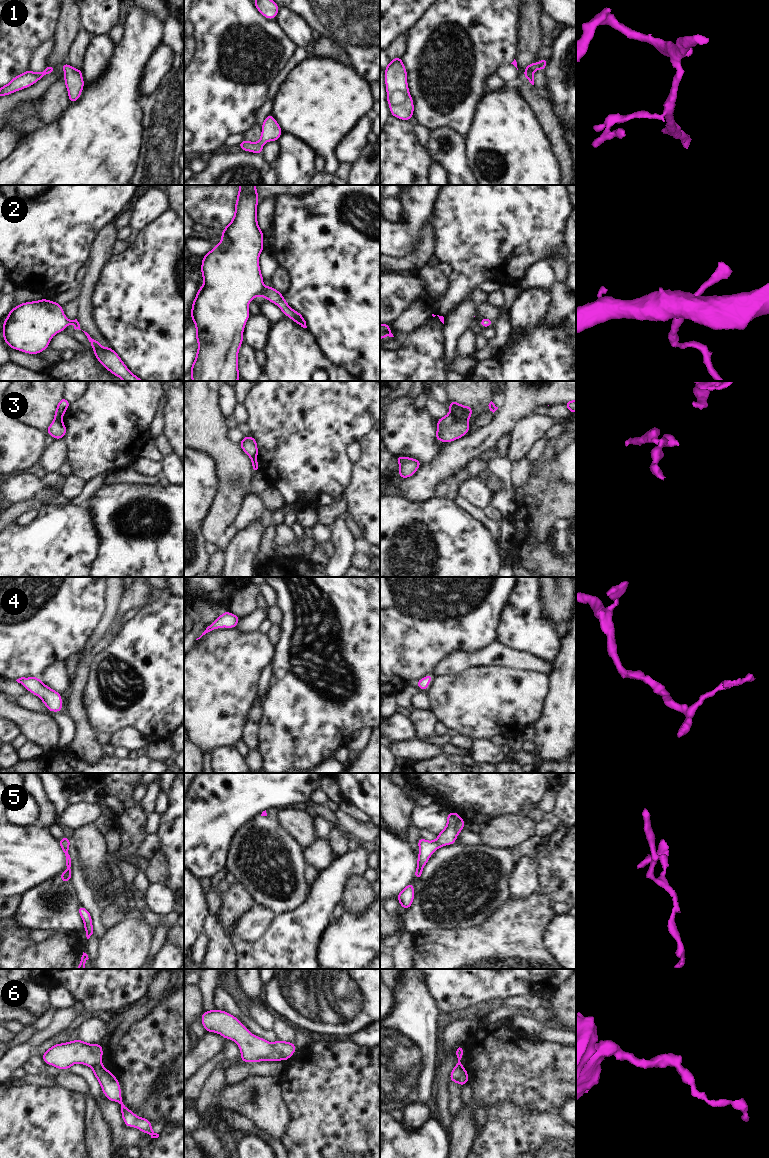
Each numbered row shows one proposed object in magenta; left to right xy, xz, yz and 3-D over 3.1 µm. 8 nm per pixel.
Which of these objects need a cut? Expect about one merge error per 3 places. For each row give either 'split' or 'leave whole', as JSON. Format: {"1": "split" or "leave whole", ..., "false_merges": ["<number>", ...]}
{"1": "leave whole", "2": "leave whole", "3": "split", "4": "leave whole", "5": "leave whole", "6": "split", "false_merges": ["3", "6"]}

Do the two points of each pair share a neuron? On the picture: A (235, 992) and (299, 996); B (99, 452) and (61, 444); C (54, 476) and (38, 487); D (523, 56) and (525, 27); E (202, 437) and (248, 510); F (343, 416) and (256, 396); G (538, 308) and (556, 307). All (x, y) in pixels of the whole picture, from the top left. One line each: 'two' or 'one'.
A: two
B: two
C: two
D: one
E: two
F: one
G: two

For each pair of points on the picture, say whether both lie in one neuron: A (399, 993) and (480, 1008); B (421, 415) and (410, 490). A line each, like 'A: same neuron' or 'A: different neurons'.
A: different neurons
B: different neurons

